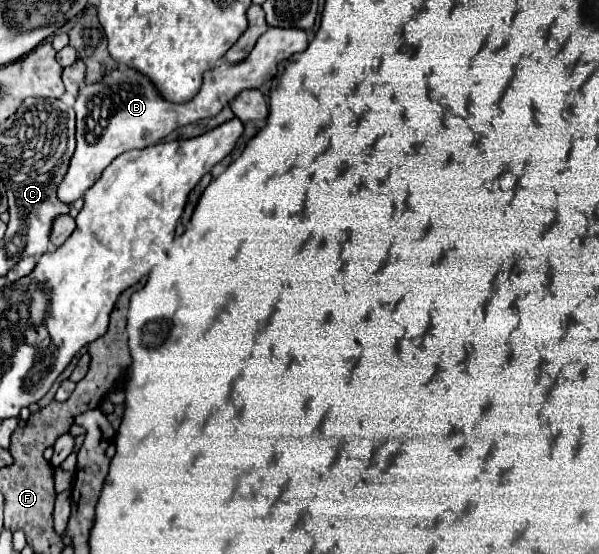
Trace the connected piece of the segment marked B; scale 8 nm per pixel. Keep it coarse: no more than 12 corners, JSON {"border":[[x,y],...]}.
{"border":[[269,28],[243,62],[217,62],[183,104],[117,68],[83,84],[73,204],[119,154],[219,114],[259,88],[307,32]]}

